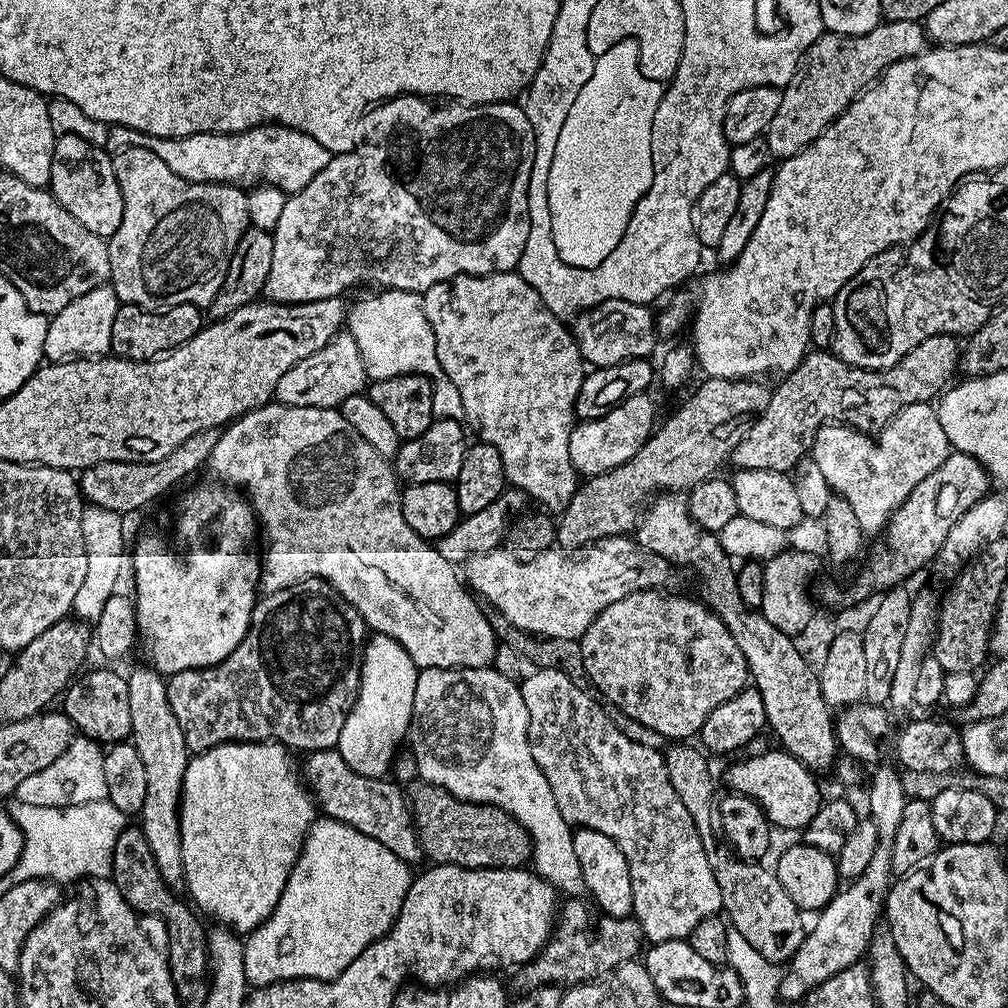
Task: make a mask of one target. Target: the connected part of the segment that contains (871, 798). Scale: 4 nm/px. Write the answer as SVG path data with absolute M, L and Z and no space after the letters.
M881 763L872 781L868 784L868 810L871 820L878 830L877 849L870 859L870 864L855 880L847 885L848 889L837 891L825 908L820 909L815 917L816 925L809 927L804 933L802 946L787 961L786 971L780 977L780 995L785 1001L803 1001L811 988L816 988L826 978L834 978L851 964L859 964L867 957L872 935L878 930L882 920L882 901L888 895L888 889L893 883L892 847L894 836L898 830L898 822L902 822L902 810L906 810L910 799L904 793L903 778L899 771L890 765Z

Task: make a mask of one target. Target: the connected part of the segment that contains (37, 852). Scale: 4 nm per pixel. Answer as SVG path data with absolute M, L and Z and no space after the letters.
M107 798L78 806L30 806L21 800L13 805L10 815L24 839L22 854L10 873L13 881L51 880L64 886L67 880L104 878L111 873L114 842L126 827L126 814Z

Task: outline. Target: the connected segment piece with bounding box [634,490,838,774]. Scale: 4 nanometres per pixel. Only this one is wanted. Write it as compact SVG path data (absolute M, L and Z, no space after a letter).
M668 490L660 495L657 495L647 505L646 511L641 515L640 523L634 529L636 543L641 544L646 551L666 558L669 564L677 569L693 568L696 571L696 576L700 579L701 586L704 587L705 597L703 596L703 599L708 607L720 617L720 621L730 630L730 634L734 634L734 642L738 642L738 648L742 650L742 654L746 658L751 683L762 694L762 702L766 706L767 727L770 732L772 728L773 734L780 739L779 747L794 758L801 760L804 765L812 769L813 773L821 774L820 772L826 771L828 767L829 771L837 763L838 745L834 716L820 692L820 677L817 669L809 665L806 658L802 658L798 654L791 635L784 633L778 626L772 625L760 610L750 609L743 604L742 596L736 585L737 569L734 567L733 558L720 545L717 533L707 532L697 524L688 508L687 495L680 490Z

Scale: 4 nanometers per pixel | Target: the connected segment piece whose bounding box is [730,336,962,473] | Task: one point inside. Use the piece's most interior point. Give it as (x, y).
(822, 385)

